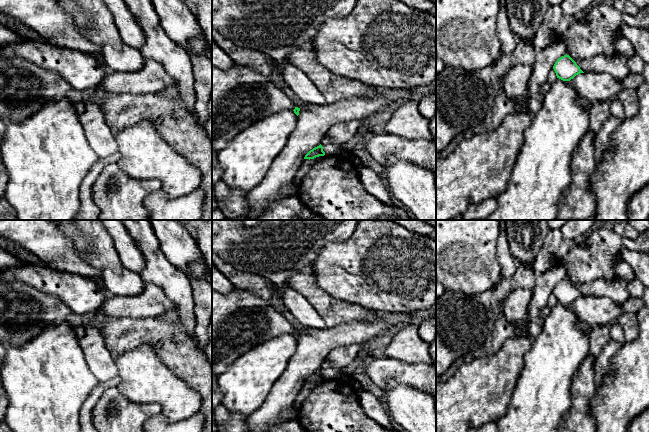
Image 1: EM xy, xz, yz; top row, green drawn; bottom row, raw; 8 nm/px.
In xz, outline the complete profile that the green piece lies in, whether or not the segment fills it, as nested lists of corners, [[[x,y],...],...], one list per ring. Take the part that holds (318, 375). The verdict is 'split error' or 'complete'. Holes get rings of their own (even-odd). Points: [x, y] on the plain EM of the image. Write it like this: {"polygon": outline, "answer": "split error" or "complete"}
{"polygon": [[[320,368],[319,370],[313,372],[312,374],[310,374],[304,381],[304,383],[314,383],[316,381],[319,381],[319,380],[324,380],[325,379],[325,376],[323,375],[323,371],[322,369]]], "answer": "complete"}

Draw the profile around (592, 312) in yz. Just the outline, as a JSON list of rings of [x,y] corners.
[[[580,297],[569,305],[569,309],[577,316],[581,324],[592,329],[595,327],[610,326],[623,313],[635,313],[645,306],[644,299],[630,297],[622,304],[601,297]]]

